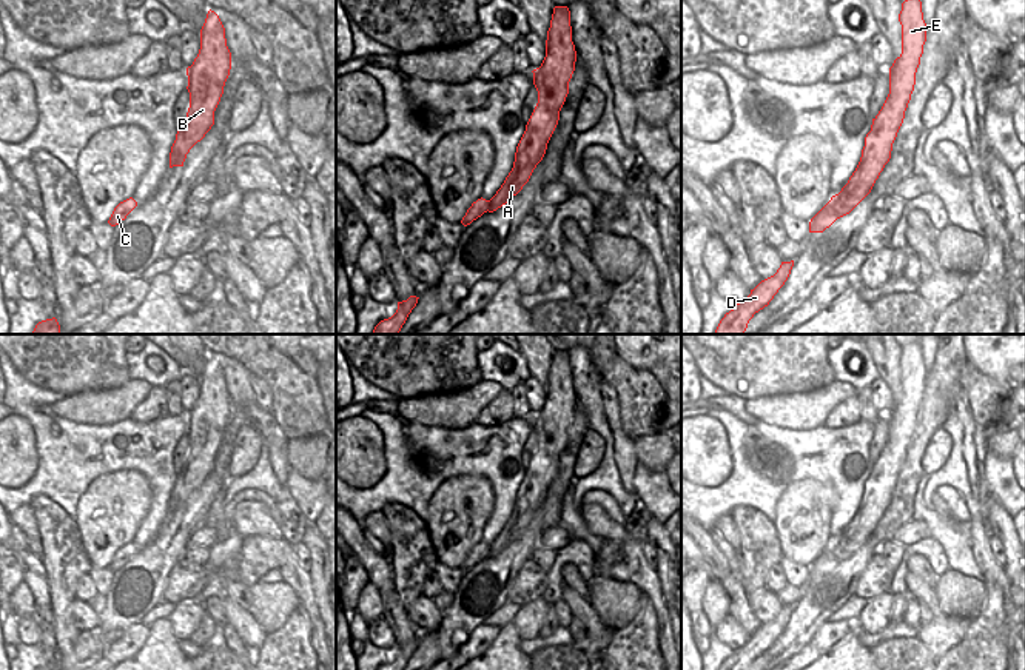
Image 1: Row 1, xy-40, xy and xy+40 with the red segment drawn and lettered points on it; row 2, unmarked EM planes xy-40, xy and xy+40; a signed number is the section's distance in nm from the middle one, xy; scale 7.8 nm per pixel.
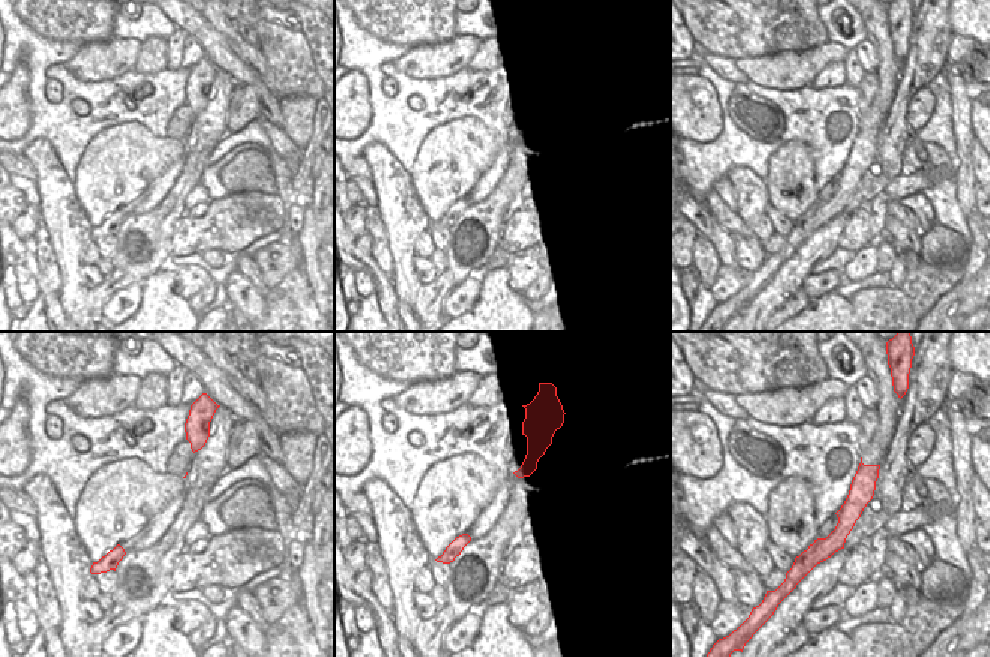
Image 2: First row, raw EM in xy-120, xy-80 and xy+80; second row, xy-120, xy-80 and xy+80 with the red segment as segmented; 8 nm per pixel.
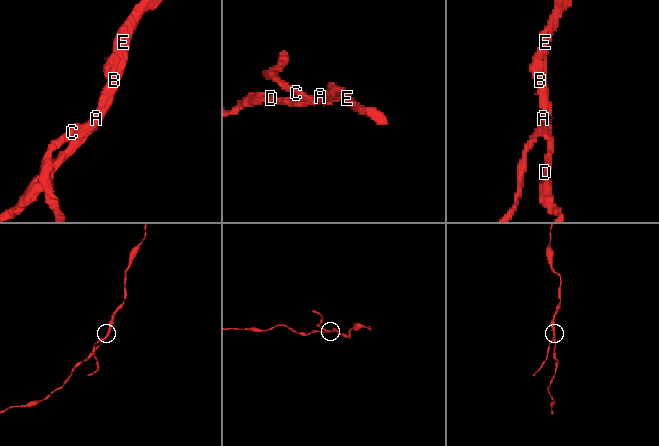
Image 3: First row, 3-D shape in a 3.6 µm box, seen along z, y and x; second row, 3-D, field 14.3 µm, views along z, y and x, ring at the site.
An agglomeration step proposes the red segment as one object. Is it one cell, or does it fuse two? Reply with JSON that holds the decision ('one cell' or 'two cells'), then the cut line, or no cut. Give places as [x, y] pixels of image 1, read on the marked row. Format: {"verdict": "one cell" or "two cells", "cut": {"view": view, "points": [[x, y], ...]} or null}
{"verdict": "two cells", "cut": {"view": "xy", "points": [[487, 200], [489, 210]]}}

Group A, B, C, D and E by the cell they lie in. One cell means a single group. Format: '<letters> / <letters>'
A B D E / C

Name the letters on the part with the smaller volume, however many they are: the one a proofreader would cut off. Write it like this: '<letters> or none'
C

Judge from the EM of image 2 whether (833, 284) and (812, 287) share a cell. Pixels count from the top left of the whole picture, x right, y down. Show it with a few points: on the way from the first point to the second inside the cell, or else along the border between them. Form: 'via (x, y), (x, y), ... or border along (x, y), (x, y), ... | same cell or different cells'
via (828, 284), (816, 285) | same cell

